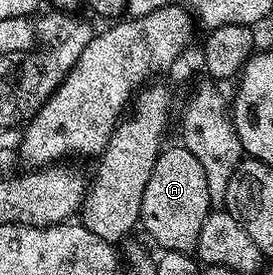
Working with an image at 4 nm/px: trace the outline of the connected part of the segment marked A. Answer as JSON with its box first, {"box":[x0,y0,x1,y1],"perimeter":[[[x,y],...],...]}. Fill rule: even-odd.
{"box":[141,146,212,253],"perimeter":[[[164,146],[157,165],[153,165],[149,185],[145,185],[145,197],[141,197],[141,227],[151,234],[159,249],[191,253],[197,245],[197,237],[201,237],[201,225],[205,225],[205,217],[212,210],[208,182],[200,162],[185,146]]]}

